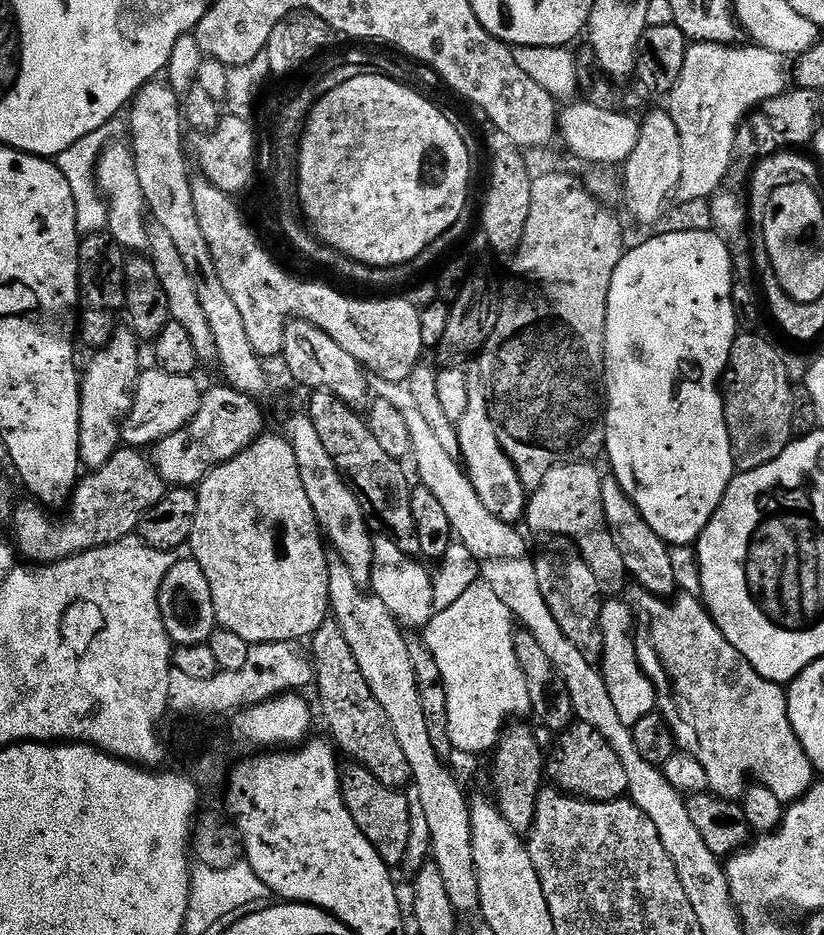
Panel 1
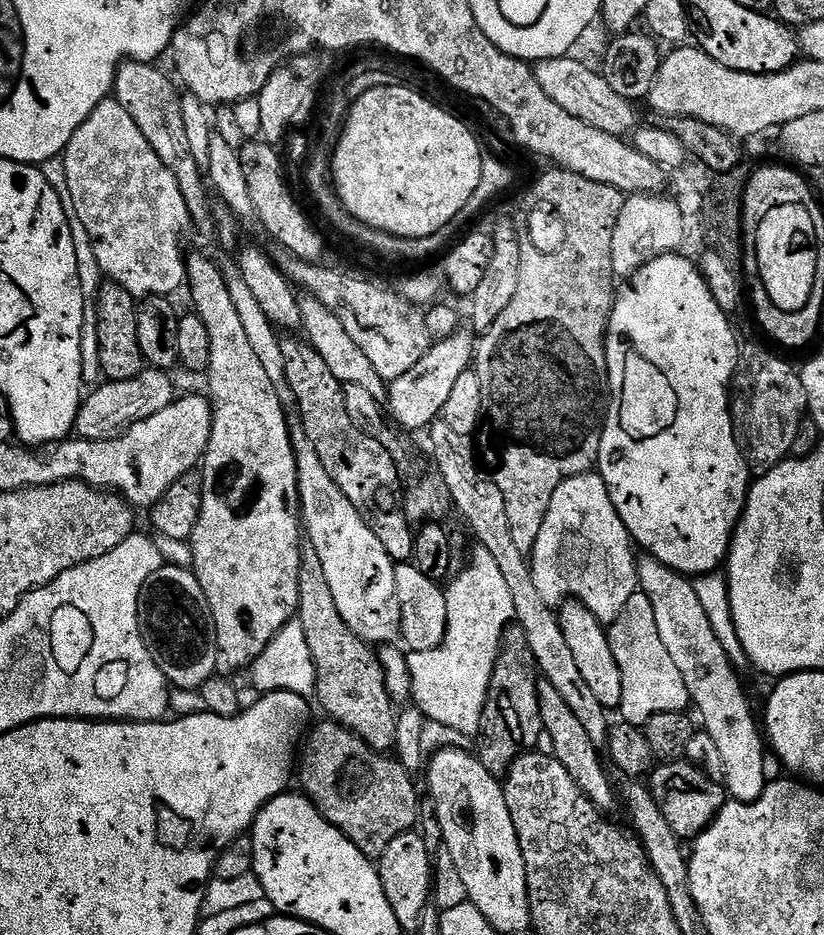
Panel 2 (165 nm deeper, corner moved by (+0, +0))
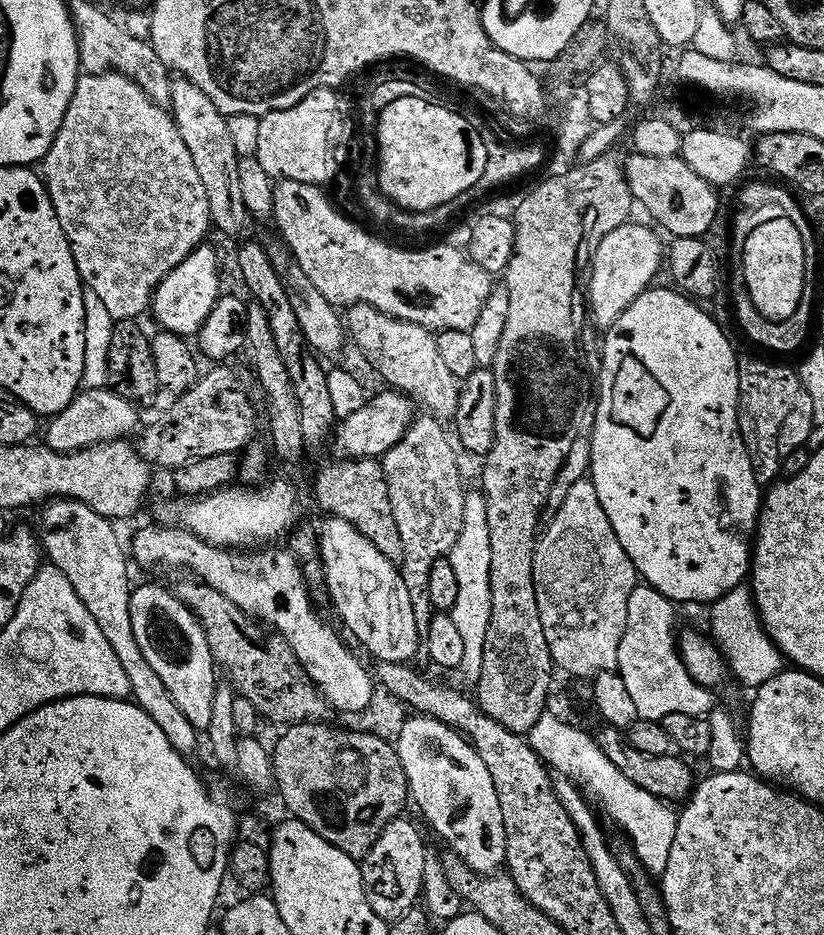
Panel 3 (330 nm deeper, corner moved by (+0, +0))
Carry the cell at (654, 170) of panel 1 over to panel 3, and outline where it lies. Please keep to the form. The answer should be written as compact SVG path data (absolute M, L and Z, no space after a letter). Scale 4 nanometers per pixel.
M629 222L618 230L606 234L591 257L592 277L586 280L586 300L590 305L590 320L601 330L607 330L622 318L622 314L643 292L653 287L656 275L666 264L666 244L663 244L651 227Z

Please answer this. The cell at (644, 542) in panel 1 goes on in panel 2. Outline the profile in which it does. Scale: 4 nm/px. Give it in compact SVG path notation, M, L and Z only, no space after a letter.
M647 554L639 557L636 578L639 591L644 592L646 598L650 598L650 606L654 606L658 634L674 666L678 666L682 673L688 699L700 711L699 723L720 751L727 795L738 802L754 802L762 798L762 790L770 782L764 769L766 740L757 713L756 716L752 713L752 704L744 693L741 673L733 668L726 650L722 650L722 642L718 642L710 626L710 618L706 618L698 603L695 583Z

